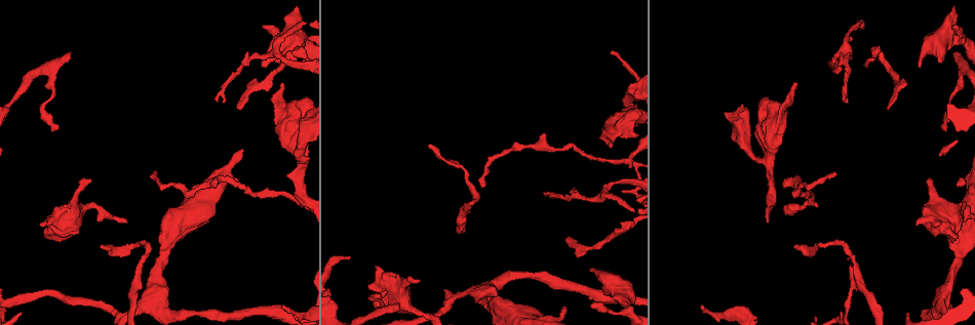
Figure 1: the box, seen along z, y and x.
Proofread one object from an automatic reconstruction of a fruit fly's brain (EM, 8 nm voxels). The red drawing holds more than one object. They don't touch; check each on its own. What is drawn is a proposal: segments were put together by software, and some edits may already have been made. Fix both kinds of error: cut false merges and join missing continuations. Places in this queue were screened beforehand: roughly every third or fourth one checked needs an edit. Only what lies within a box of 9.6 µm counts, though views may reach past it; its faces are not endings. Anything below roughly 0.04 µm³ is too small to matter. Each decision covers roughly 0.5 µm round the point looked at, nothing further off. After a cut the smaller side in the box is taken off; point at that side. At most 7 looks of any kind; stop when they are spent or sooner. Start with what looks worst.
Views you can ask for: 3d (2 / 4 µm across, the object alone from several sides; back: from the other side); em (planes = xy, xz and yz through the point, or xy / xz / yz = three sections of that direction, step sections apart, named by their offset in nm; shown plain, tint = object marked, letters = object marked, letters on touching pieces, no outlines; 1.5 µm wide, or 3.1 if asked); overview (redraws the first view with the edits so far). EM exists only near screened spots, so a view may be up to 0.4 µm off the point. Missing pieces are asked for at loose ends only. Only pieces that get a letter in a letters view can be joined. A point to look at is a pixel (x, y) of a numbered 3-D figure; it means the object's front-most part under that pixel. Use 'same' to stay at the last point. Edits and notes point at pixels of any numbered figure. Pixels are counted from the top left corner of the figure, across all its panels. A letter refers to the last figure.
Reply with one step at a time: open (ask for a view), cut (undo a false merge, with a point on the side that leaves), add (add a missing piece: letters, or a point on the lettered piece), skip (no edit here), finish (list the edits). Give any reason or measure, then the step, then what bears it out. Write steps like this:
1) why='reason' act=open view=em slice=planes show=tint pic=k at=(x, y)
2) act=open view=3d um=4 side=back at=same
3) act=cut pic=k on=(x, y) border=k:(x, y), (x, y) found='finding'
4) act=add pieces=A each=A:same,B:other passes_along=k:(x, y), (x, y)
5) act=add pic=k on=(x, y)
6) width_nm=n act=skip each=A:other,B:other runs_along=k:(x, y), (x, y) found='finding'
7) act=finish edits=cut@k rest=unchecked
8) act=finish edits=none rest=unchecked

why='an open end' act=open view=em slice=yz step=8 show=tint pic=1 at=(797, 85)

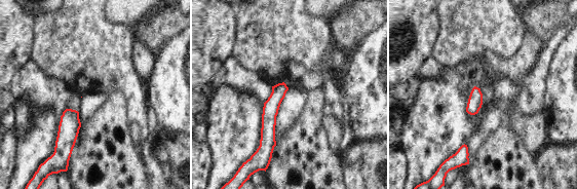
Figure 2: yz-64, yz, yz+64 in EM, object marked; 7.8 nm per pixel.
act=open view=em slice=yz step=8 show=letters at=same

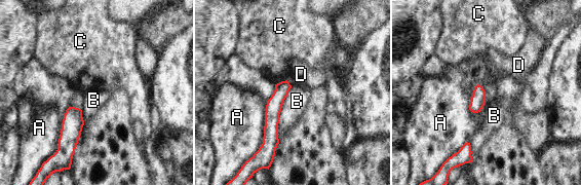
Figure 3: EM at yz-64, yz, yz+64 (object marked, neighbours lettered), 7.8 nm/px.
act=skip each=A:other,B:other,C:other,D:other runs_along=3:(285, 83), (272, 111), (271, 149) found='no lettered piece goes on from it'

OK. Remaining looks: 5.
why='an open end' act=open view=em slice=xz step=8 show=letters pic=1 at=(592, 270)

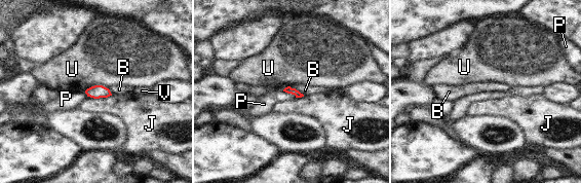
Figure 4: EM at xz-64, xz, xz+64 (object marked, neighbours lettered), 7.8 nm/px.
act=open view=em slice=planes show=letters at=same

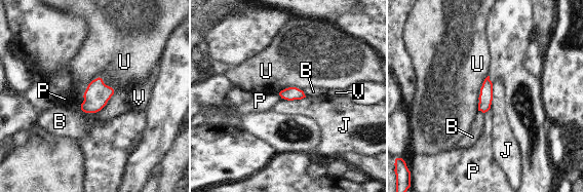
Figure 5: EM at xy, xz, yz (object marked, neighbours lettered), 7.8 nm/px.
act=skip each=B:other,J:other,P:other,U:other,V:other found='none of them fits'

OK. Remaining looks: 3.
why='free end' act=open view=3d um=4 side=back pic=1 at=(399, 309)

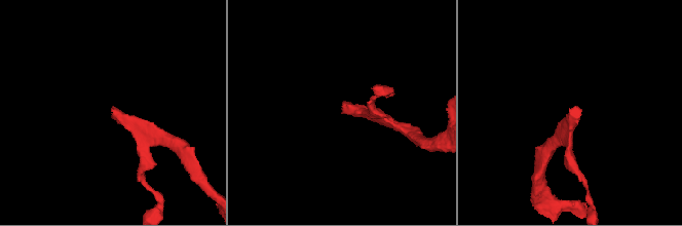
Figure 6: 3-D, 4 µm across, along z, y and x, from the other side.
why='need the tissue' act=open view=em slice=planes show=letters pic=6 at=(569, 109)

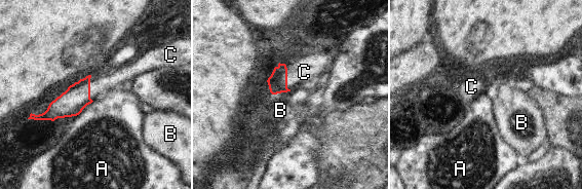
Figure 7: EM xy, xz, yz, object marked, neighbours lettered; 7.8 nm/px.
width_nm=130 act=add pieces=C each=A:other,B:other,C:same found='the neuron continues'

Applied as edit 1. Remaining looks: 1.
act=finish edits=add@7 rest=unchecked

